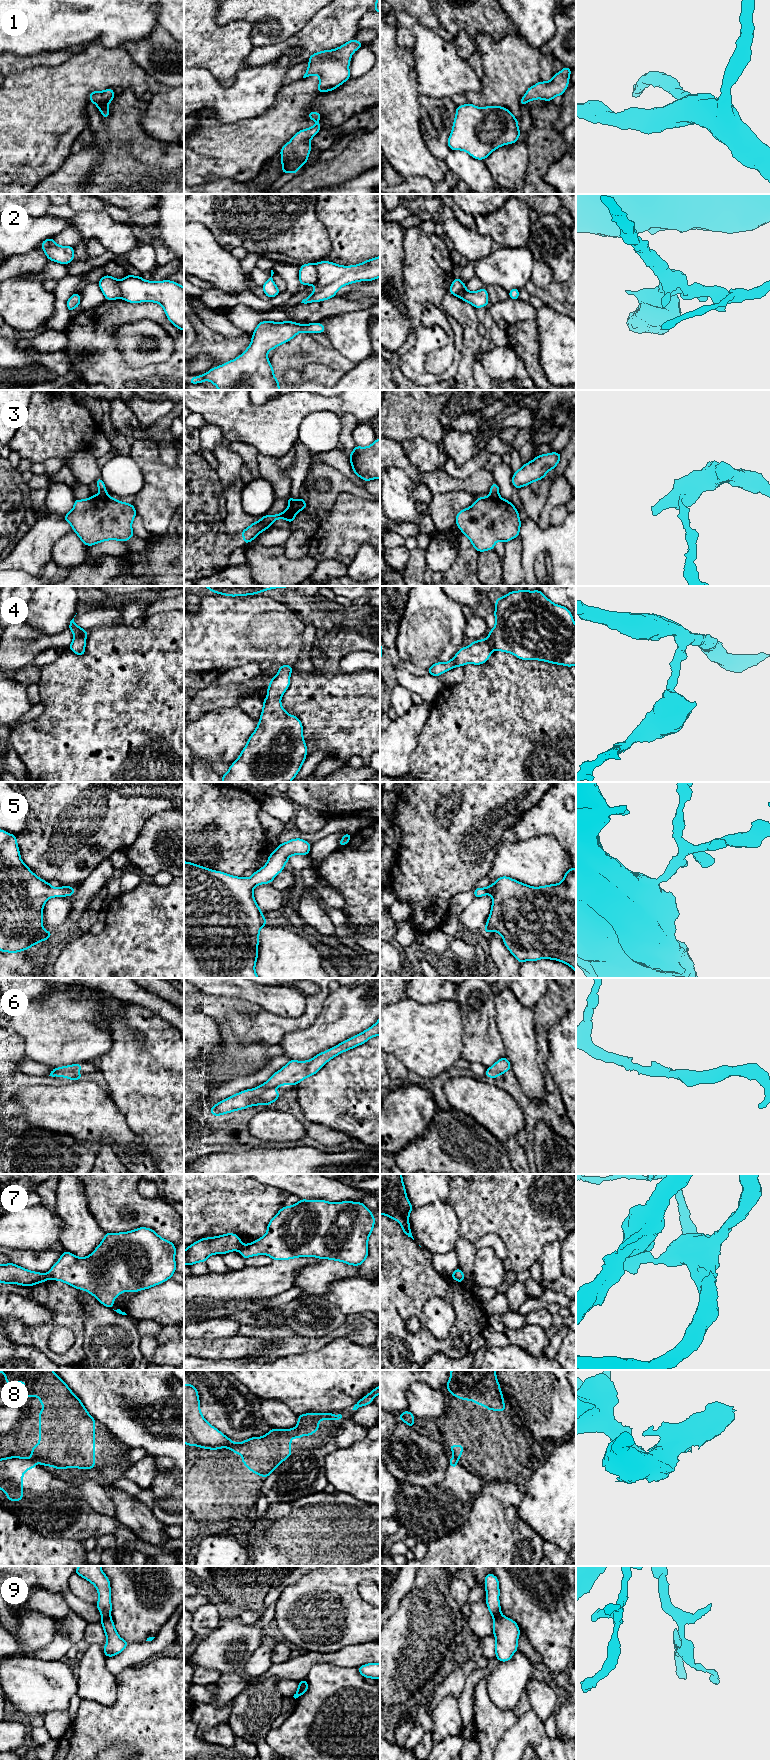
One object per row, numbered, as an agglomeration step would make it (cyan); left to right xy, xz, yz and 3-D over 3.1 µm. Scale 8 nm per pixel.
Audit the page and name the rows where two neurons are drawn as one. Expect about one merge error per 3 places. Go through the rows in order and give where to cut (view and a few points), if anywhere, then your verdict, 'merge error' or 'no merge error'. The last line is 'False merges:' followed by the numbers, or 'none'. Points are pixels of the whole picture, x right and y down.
1: cut none; no merge error
2: cut xz (315, 264), (317, 279), (313, 284); merge error
3: cut xy (99, 494), (109, 497); merge error
4: cut none; no merge error
5: cut none; no merge error
6: cut none; no merge error
7: cut xz (244, 1245), (239, 1250); merge error
8: cut xz (232, 1442), (226, 1447); merge error
9: cut xy (110, 1615), (102, 1618); merge error
False merges: 2, 3, 7, 8, 9

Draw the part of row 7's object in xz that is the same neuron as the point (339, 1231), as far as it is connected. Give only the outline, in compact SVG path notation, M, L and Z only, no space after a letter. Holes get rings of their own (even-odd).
M300 1199L292 1206L281 1208L268 1223L267 1233L244 1245L240 1254L244 1259L268 1255L274 1261L317 1257L360 1266L368 1257L368 1239L374 1224L374 1215L362 1202L332 1203L325 1200Z

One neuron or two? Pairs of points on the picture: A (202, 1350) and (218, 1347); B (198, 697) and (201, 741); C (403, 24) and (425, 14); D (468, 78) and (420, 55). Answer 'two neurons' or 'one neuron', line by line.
A: one neuron
B: two neurons
C: one neuron
D: one neuron

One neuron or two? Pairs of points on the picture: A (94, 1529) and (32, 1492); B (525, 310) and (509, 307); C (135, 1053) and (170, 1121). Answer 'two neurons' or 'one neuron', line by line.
A: one neuron
B: one neuron
C: one neuron

